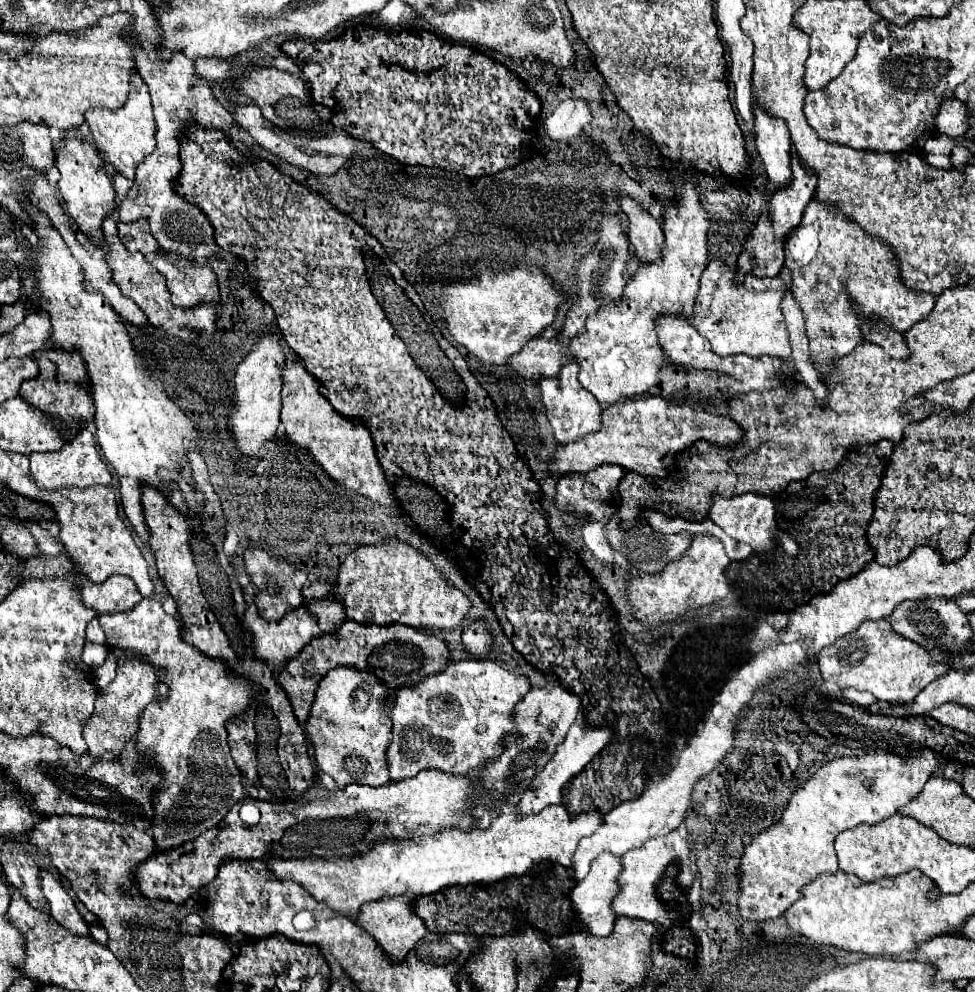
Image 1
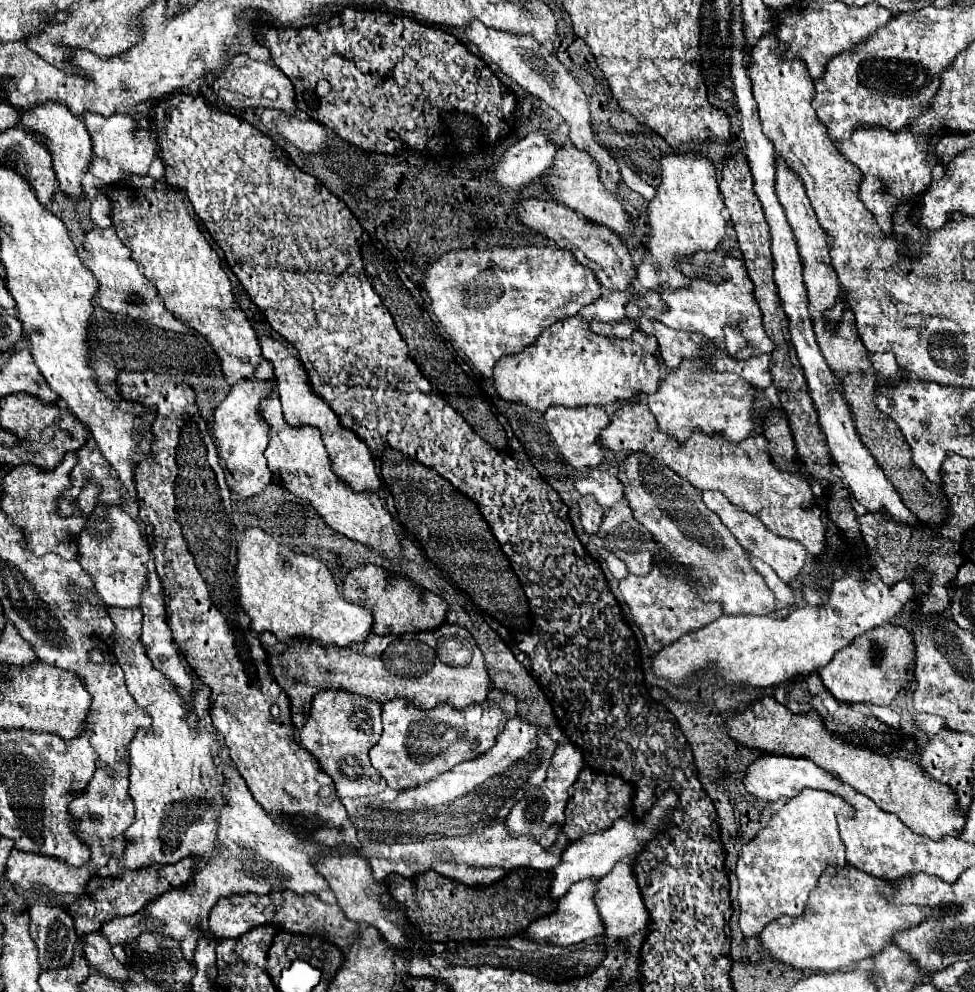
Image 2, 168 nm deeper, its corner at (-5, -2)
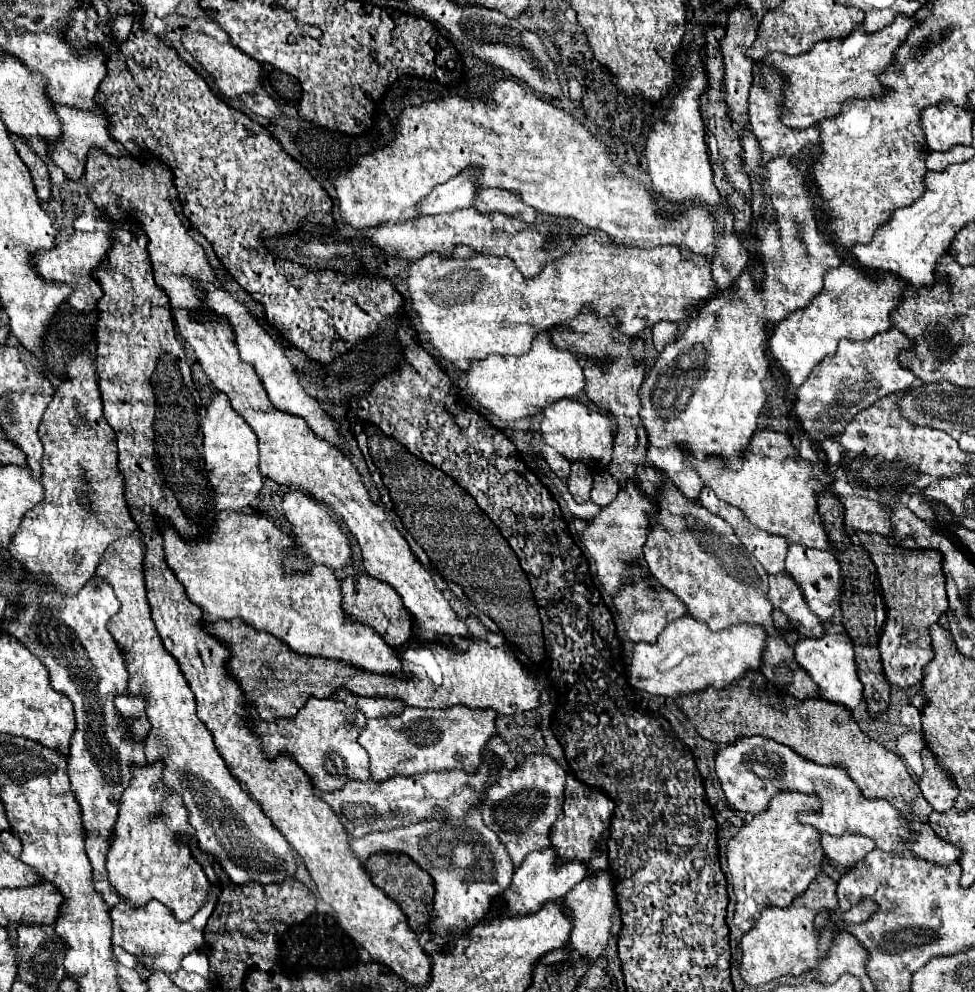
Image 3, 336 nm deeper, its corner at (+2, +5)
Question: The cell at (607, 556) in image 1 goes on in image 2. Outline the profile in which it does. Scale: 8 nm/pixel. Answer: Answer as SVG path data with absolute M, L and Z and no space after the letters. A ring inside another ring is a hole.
M584 496L580 502L580 518L582 518L582 526L584 532L588 536L596 536L598 528L600 528L600 520L604 518L604 508L596 504L596 500L592 496Z

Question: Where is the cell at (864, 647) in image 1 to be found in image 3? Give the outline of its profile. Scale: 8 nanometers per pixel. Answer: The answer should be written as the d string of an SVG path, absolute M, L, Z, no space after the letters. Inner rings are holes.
M827 633L821 639L799 639L795 649L795 661L807 671L807 675L817 683L819 699L839 703L847 709L855 709L863 701L861 681L855 671L853 659L853 643L847 635L841 633Z

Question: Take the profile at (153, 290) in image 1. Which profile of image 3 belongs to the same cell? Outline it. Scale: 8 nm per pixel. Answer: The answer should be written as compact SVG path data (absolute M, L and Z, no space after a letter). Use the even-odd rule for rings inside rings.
M75 231L75 233L71 233L71 237L65 243L55 243L53 249L37 251L35 253L35 269L37 269L39 277L45 281L73 285L73 293L71 293L73 309L85 311L85 313L95 311L95 305L101 299L103 291L101 291L99 283L93 281L91 271L101 263L101 259L109 251L109 243L111 243L111 237L105 231L91 231L91 233Z

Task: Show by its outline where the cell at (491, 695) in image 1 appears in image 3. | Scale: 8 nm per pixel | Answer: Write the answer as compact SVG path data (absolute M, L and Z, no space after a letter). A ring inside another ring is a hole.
M463 705L449 707L445 711L437 709L417 709L405 707L401 715L389 715L385 719L369 719L359 735L359 743L367 749L371 761L371 779L385 781L397 775L413 777L425 771L451 771L461 769L465 773L475 773L481 765L483 745L495 733L495 713L493 709L469 709Z

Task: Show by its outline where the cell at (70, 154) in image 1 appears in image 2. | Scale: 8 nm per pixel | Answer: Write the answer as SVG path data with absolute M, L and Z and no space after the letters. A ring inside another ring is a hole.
M48 102L48 104L38 104L34 110L22 114L22 124L28 126L30 130L38 132L40 136L44 136L46 146L52 152L54 170L56 170L56 178L60 182L60 190L70 200L84 200L86 194L84 194L82 178L88 172L88 164L92 162L92 140L86 132L84 122L76 120L76 116L72 116L70 110L64 108L64 104Z

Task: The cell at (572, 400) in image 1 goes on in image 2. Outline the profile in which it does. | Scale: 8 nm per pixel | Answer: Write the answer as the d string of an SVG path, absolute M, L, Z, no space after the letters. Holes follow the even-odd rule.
M552 406L544 412L548 430L552 434L552 438L556 440L556 446L560 448L562 456L576 468L576 470L584 470L590 466L598 466L602 464L604 452L598 448L596 438L600 436L600 430L608 426L610 418L606 414L604 408L600 406L580 406L580 408L568 408L568 406Z

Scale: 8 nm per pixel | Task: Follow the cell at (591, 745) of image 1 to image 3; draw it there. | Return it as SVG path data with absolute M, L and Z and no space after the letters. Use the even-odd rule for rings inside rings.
M531 755L525 761L519 761L513 771L505 771L487 791L481 803L483 823L499 835L499 841L509 851L515 869L523 863L527 853L551 847L549 831L561 815L563 787L565 771L547 755Z

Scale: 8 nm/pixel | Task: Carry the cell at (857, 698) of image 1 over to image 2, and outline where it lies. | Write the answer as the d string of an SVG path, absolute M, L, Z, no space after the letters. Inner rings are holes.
M868 704L872 708L872 714L882 720L882 722L890 722L892 726L900 726L900 716L890 708L890 706L874 706L874 704Z

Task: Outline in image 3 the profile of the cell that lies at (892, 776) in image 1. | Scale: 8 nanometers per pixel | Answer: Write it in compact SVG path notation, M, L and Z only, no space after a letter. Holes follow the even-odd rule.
M779 793L769 801L767 809L755 815L727 843L727 865L735 891L735 925L741 931L753 929L765 907L789 907L817 877L823 861L819 831L809 825L799 825L797 815L817 809L819 799L803 793Z

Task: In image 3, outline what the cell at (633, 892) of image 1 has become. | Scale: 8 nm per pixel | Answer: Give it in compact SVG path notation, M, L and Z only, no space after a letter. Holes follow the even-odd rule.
M601 871L595 877L587 877L581 883L577 883L565 897L565 915L573 921L573 929L569 935L569 943L567 949L571 953L579 953L581 957L589 959L589 963L593 963L603 949L607 947L607 939L609 939L609 929L611 929L611 913L615 909L615 891L613 891L613 877L609 871Z

